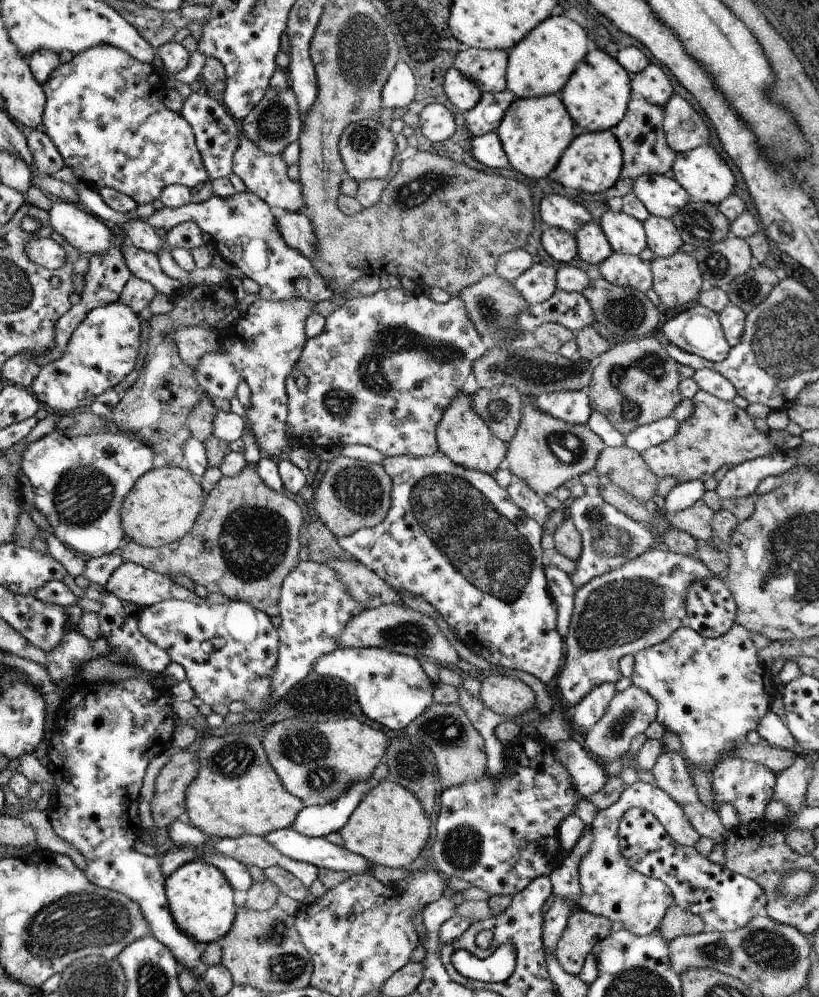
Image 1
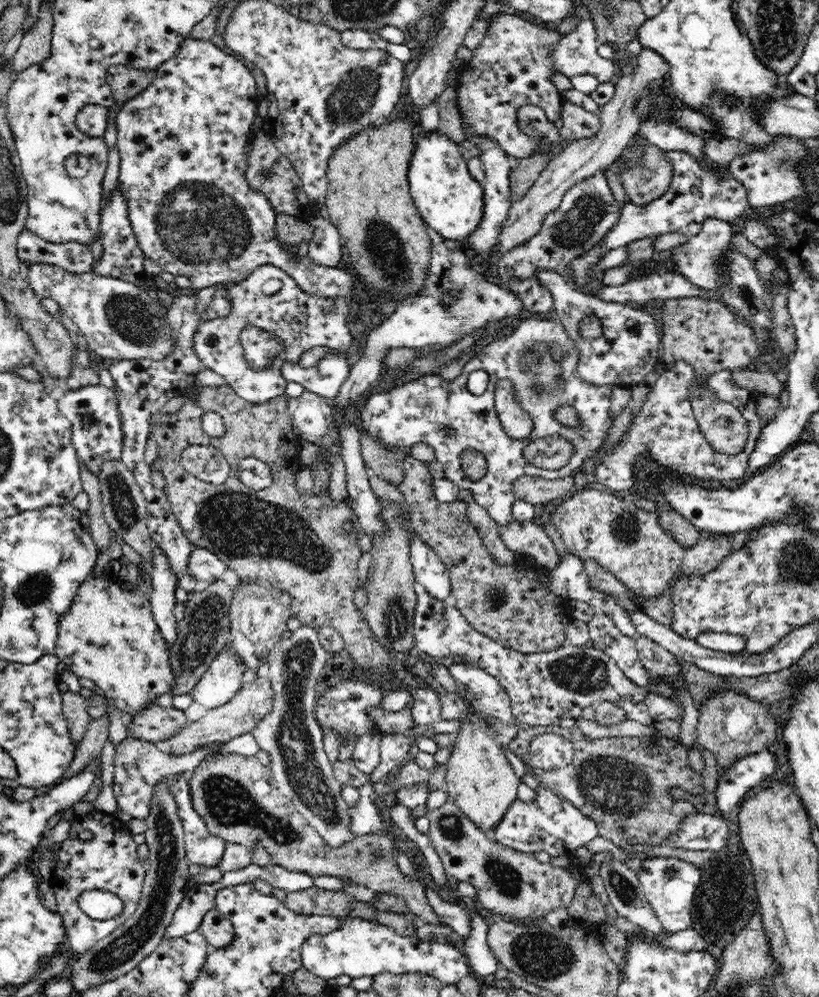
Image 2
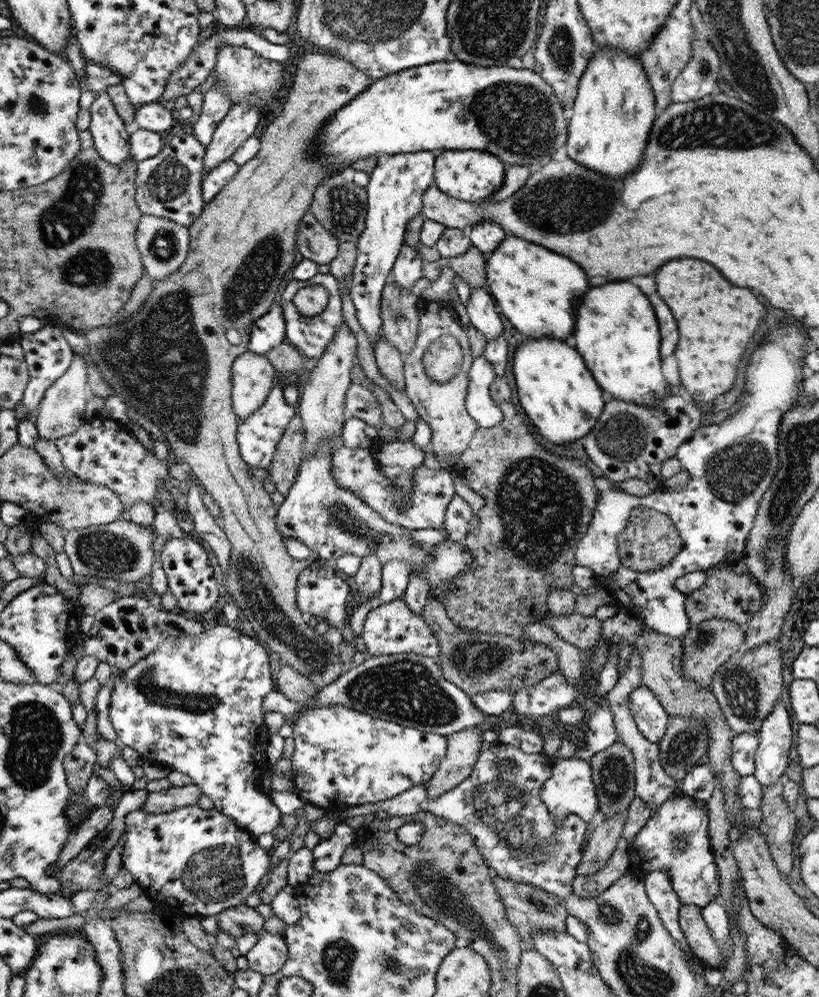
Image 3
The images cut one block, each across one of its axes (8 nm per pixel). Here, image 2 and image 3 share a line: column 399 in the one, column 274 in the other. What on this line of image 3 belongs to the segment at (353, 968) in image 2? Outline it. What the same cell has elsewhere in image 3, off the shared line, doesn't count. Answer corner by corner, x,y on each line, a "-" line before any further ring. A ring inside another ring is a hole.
262,931
258,941
245,955
249,968
265,977
276,974
287,958
287,944
282,934

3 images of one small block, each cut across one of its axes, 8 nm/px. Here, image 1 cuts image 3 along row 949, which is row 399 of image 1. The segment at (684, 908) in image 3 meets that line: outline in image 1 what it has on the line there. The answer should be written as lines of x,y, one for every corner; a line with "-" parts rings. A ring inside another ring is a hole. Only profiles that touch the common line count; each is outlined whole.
702,389
698,390
698,394
691,400
694,412
688,420
679,422
680,428
676,436
672,436
672,440
651,446
641,452
642,458
656,474
658,481
672,476
680,483
688,480
706,482
722,466
733,467
772,454
777,449
768,440
768,434
756,429
754,419
748,416
746,410
738,408
732,401
720,400

